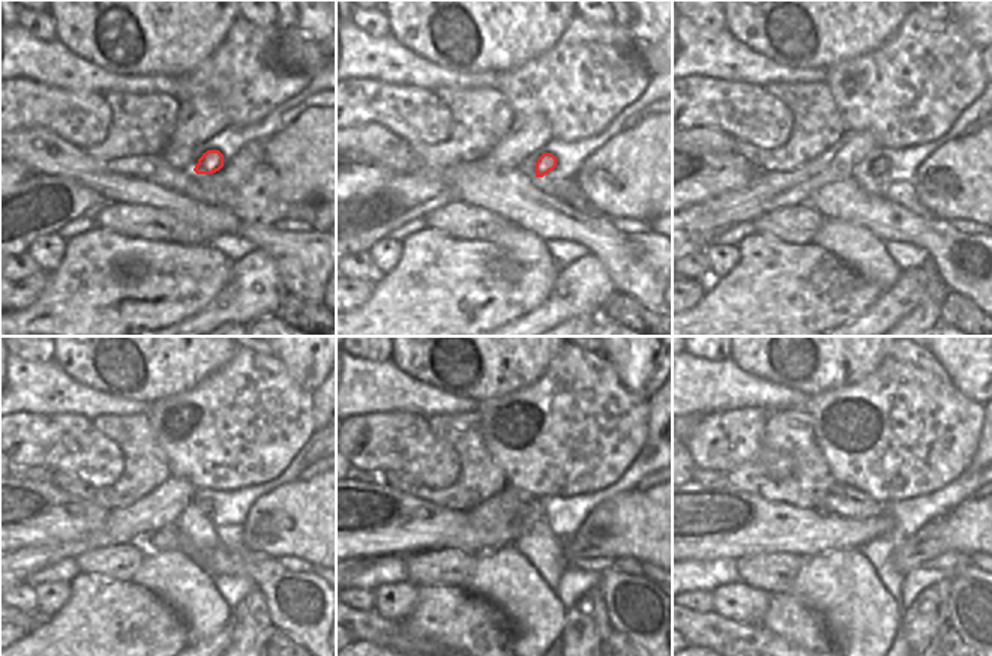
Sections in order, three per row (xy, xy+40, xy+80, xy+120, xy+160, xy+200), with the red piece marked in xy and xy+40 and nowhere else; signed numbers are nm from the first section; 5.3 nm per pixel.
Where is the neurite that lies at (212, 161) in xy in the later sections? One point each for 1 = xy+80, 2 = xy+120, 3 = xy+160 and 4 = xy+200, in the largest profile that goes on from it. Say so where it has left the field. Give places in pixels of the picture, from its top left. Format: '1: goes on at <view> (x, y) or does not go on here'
1: goes on at xy+80 (880, 165)
2: goes on at xy+120 (206, 506)
3: goes on at xy+160 (529, 505)
4: goes on at xy+200 (842, 500)

